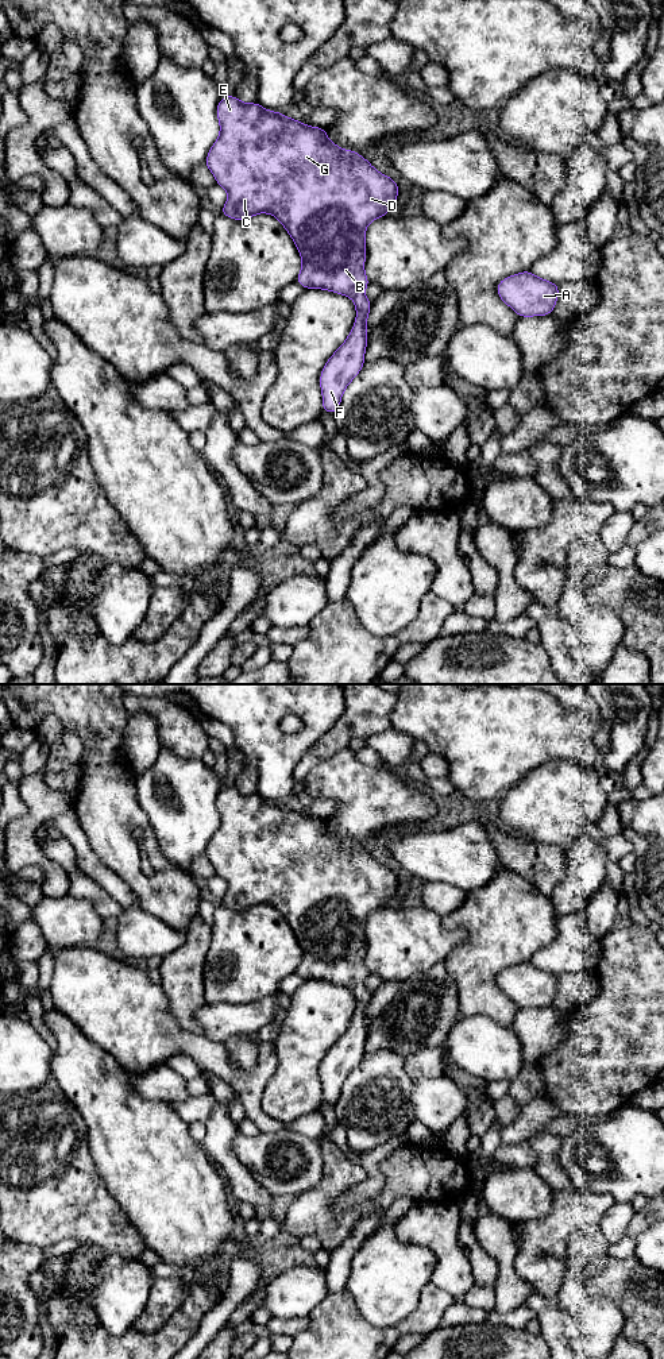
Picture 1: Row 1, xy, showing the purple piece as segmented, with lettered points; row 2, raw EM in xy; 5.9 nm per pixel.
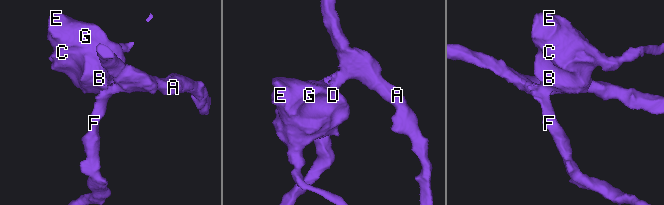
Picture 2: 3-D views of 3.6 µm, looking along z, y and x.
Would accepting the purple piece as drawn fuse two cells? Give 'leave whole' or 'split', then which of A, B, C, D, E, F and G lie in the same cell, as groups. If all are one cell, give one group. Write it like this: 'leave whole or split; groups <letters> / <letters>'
leave whole; groups A B C D E F G

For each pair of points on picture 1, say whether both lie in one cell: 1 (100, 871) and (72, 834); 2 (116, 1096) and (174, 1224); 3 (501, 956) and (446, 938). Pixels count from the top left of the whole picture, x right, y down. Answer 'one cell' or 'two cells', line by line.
1: one cell
2: one cell
3: two cells

